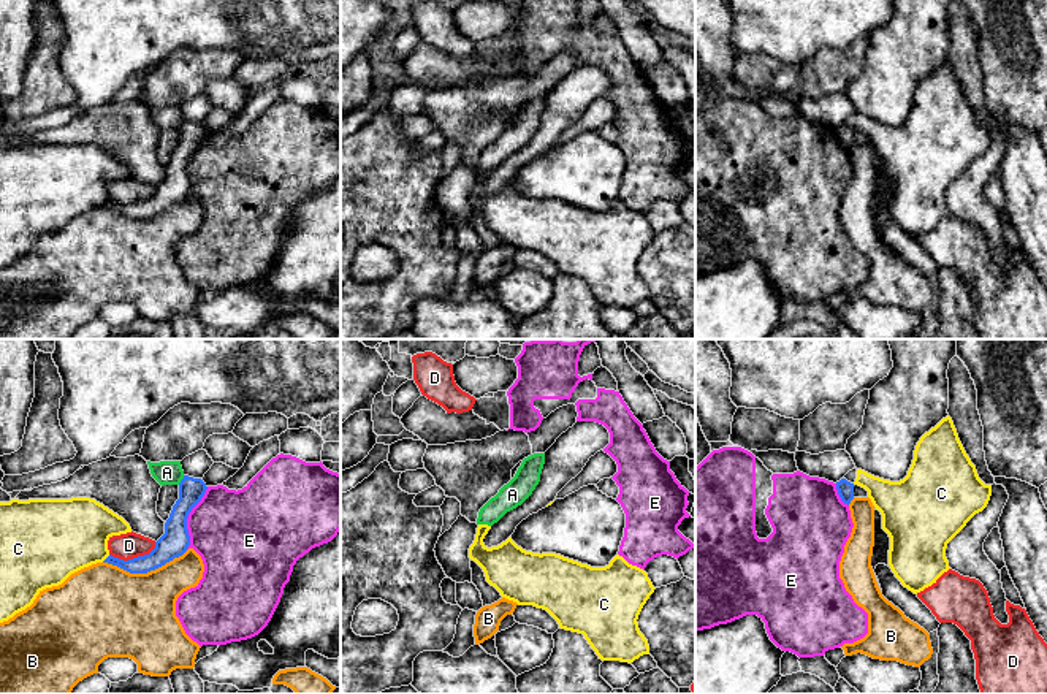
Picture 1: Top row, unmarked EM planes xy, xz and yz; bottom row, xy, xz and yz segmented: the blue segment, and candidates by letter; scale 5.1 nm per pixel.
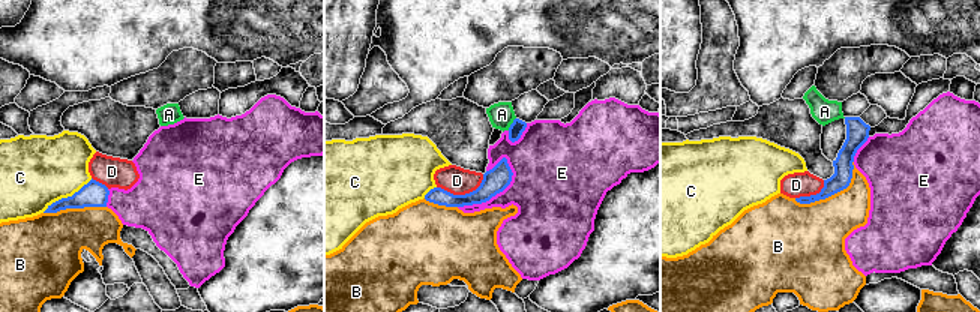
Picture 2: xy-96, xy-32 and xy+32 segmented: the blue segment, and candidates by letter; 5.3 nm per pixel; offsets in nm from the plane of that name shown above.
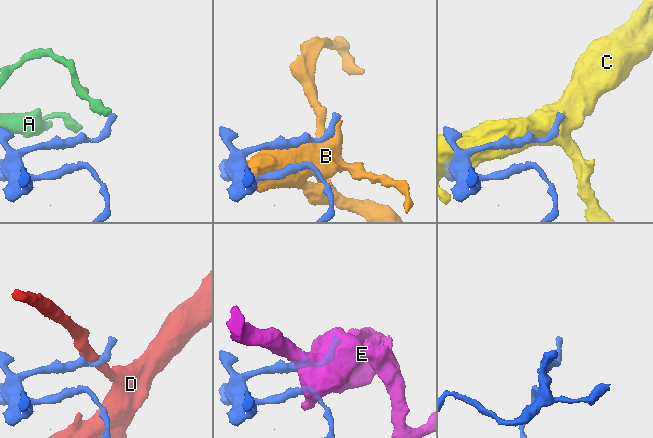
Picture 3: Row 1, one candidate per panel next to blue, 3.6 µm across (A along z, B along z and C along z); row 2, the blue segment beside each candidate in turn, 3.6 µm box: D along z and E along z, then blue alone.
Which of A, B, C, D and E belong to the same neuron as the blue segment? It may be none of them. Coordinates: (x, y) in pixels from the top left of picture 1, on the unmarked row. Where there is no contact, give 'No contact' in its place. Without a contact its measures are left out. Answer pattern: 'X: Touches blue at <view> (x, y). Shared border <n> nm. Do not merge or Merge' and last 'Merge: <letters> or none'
A: Touches blue at xy (181, 125). Shared border 60 nm. Do not merge
B: Touches blue at xy (144, 217). Shared border 440 nm. Do not merge
C: Touches blue at xy (106, 203). Shared border 60 nm. Do not merge
D: Touches blue at xy (133, 203). Shared border 240 nm. Do not merge
E: Touches blue at xy (187, 162). Shared border 340 nm. Do not merge
Merge: none

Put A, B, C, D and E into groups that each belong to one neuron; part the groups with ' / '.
A / B / C / D / E

